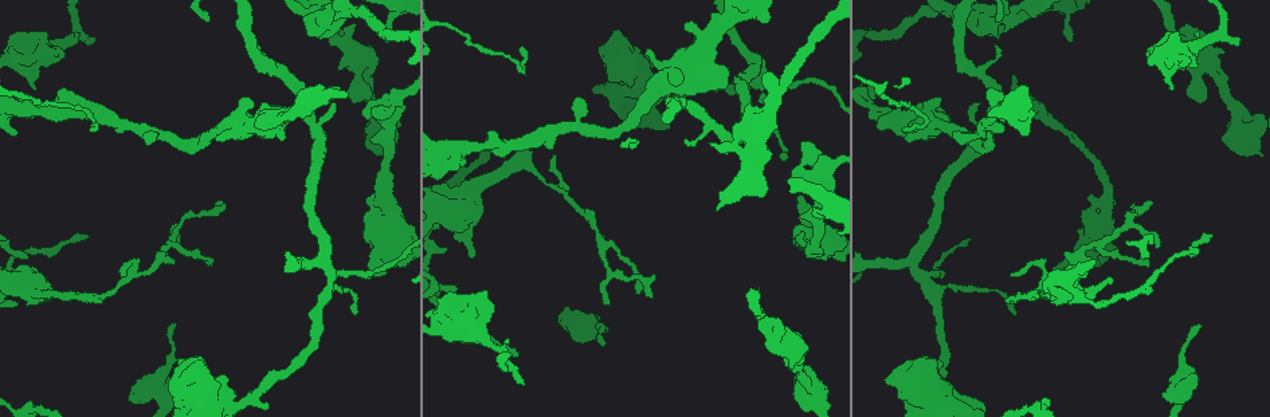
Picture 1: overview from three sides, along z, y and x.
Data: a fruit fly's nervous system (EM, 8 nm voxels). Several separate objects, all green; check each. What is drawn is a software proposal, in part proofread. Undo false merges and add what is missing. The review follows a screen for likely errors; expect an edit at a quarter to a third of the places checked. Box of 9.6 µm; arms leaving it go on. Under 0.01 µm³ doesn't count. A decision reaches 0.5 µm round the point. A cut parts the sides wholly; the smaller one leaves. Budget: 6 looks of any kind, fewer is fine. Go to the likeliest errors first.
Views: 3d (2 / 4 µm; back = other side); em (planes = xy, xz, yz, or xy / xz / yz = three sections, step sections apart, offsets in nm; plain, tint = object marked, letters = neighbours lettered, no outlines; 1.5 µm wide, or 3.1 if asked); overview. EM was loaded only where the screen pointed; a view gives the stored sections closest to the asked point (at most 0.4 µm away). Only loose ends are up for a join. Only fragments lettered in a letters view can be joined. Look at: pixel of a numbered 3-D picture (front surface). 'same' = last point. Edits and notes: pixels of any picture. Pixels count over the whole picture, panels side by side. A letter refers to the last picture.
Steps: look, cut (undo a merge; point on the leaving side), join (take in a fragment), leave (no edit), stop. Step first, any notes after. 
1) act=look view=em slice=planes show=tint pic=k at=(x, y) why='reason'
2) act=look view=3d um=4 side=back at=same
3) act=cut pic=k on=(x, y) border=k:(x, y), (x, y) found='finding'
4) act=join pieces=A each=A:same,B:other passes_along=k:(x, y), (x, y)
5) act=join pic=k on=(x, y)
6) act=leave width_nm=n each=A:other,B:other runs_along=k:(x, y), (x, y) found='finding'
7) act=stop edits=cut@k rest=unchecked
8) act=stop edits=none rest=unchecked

act=look view=em slice=yz step=8 show=tint pic=1 at=(606, 342) why='free end'

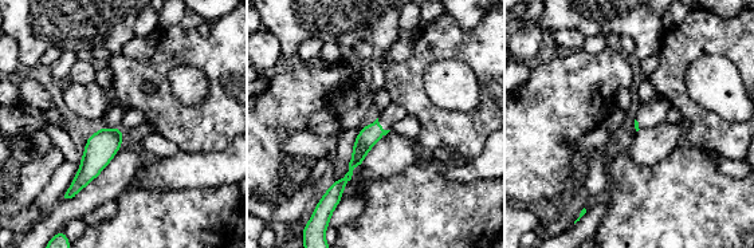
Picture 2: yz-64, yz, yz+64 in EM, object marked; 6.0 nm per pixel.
act=look view=em slice=planes show=letters at=same

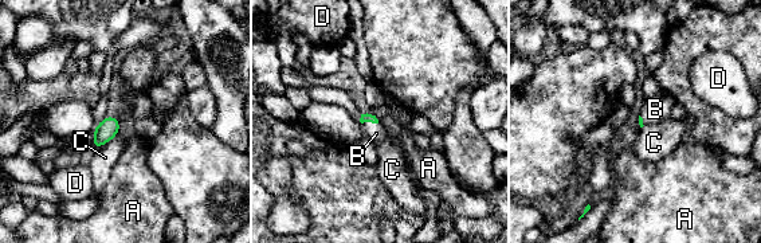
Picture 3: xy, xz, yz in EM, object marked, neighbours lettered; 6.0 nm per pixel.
act=join pic=3 on=(376, 133) longest_contact=C:170nm each=A:other,B:same,C:other,D:other passes_along=3:(367, 117), (371, 121), (376, 133) found='it goes on there'

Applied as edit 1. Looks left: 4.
act=look view=3d um=2 pic=1 at=(1182, 69) why='thick end'

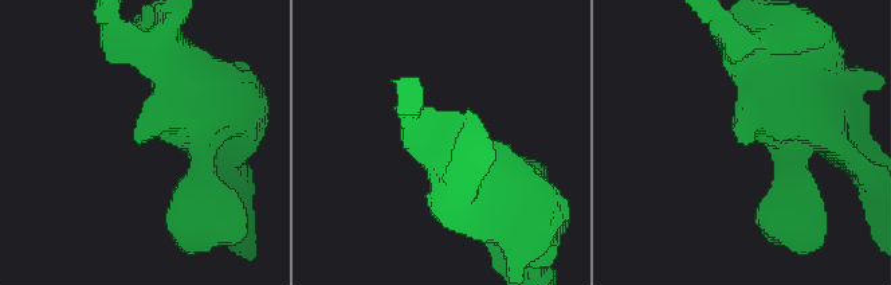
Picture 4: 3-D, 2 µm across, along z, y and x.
act=look view=em slice=planes show=tint pic=4 at=(136, 143)

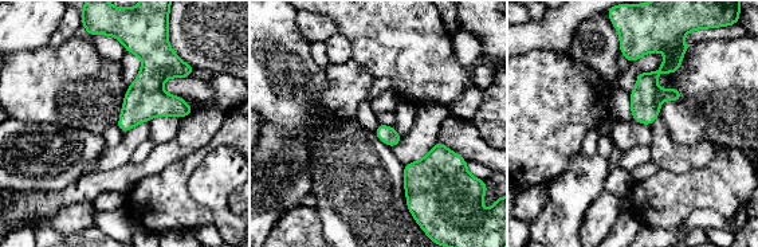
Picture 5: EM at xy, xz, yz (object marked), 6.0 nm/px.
act=look view=em slice=planes show=letters at=same

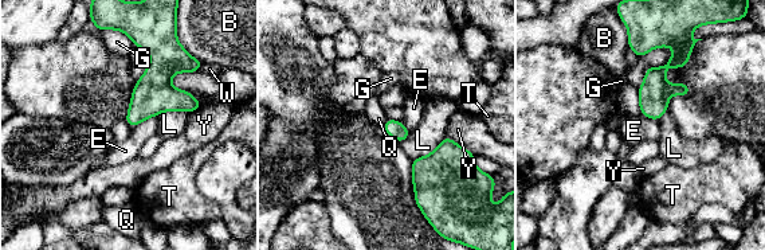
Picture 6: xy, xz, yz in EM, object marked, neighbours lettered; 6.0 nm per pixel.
act=leave longest_contact=L:260nm each=B:other,E:other,G:other,L:other,Q:other,T:other,W:other,Y:other found='none of them fits'

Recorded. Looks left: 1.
act=look view=em slice=planes show=letters pic=1 at=(366, 216) why='free end'

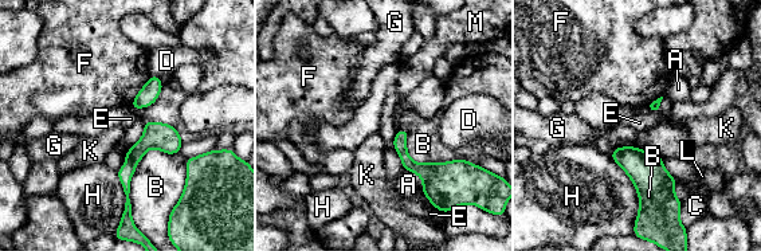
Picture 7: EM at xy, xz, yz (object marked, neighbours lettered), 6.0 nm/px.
act=leave each=A:other,B:other,C:other,D:other,E:other,F:other,G:other,H:other,K:other,L:other,M:other border=7:(662, 159), (663, 167), (675, 177) found='none of them fits'

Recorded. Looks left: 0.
act=stop edits=join@3 rest=unchecked

